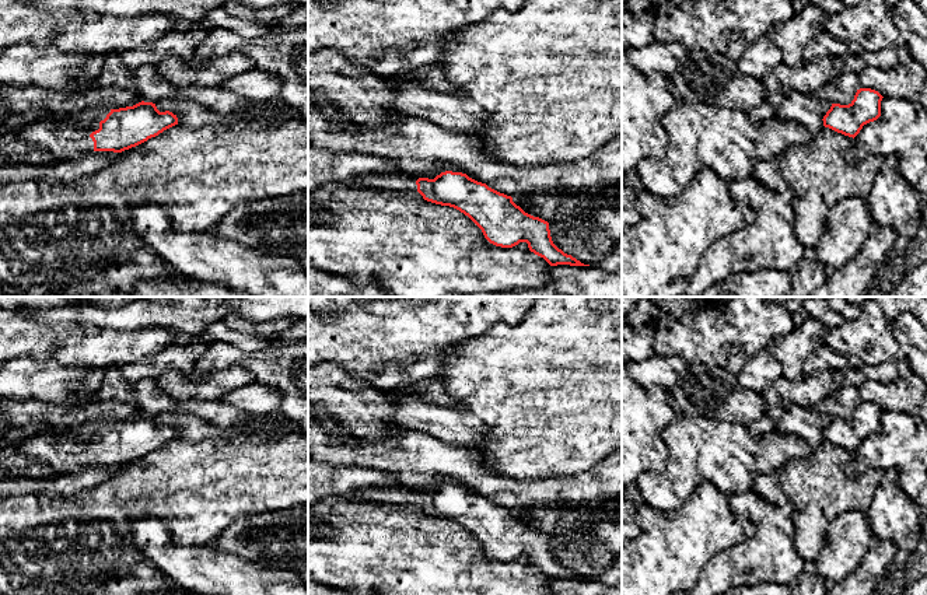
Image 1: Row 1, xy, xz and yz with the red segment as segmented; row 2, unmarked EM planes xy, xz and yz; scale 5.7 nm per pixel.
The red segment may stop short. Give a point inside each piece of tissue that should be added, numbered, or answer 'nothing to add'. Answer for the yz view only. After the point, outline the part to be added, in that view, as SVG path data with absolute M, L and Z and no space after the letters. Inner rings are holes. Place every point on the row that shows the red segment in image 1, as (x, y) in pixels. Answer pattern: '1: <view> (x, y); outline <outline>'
nothing to add

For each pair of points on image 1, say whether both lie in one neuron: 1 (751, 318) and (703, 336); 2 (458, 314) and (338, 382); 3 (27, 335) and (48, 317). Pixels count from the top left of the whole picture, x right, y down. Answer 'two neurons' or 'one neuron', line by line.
1: one neuron
2: two neurons
3: two neurons

